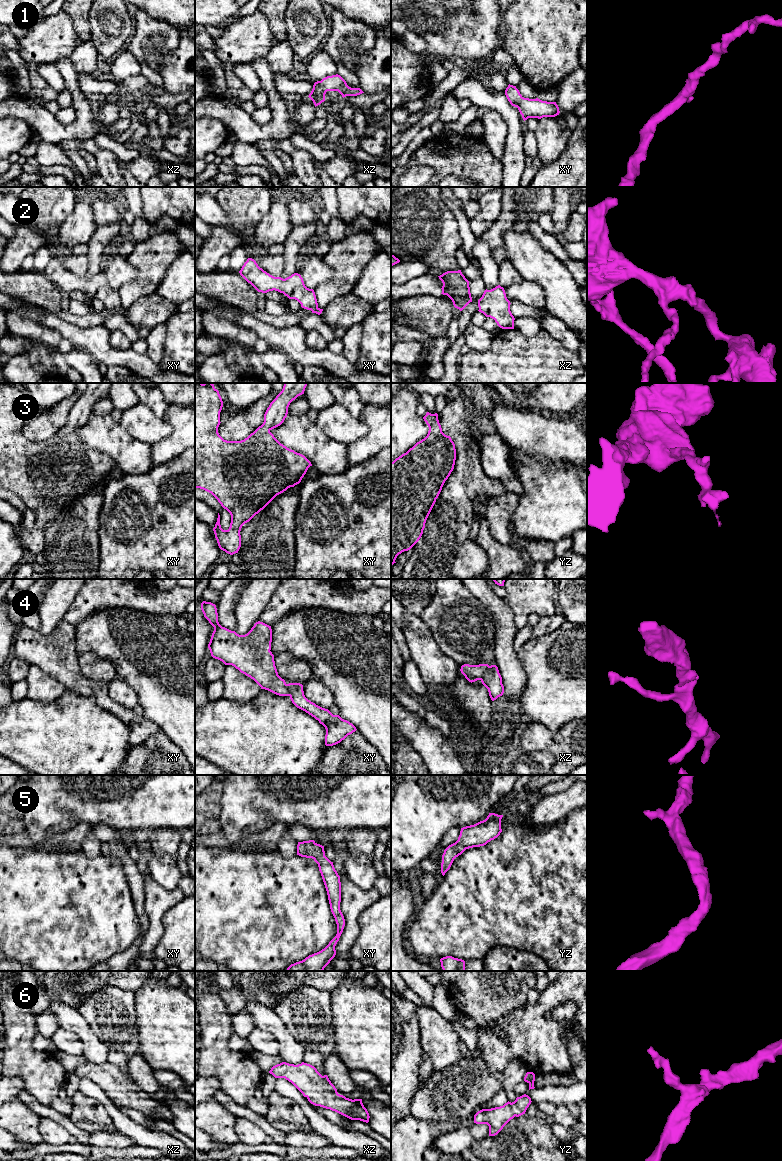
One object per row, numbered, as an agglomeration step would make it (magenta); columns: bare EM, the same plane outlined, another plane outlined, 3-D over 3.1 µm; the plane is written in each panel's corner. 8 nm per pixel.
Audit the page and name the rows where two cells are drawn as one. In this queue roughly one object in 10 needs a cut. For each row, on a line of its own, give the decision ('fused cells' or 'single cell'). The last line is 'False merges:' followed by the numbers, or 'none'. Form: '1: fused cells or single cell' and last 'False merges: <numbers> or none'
1: single cell
2: single cell
3: single cell
4: single cell
5: single cell
6: single cell
False merges: none

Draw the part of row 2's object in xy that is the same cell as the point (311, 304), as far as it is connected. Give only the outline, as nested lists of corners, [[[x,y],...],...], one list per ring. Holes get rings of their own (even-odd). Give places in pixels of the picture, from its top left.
[[[252,258],[247,259],[239,273],[258,292],[267,293],[275,290],[289,299],[297,300],[302,308],[311,310],[312,313],[320,315],[323,311],[318,307],[314,290],[305,286],[303,278],[298,273],[285,279],[274,277],[260,268]]]

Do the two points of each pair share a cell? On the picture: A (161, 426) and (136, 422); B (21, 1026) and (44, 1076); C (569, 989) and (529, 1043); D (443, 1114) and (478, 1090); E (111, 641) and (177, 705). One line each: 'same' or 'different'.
A: same
B: same
C: same
D: same
E: same

